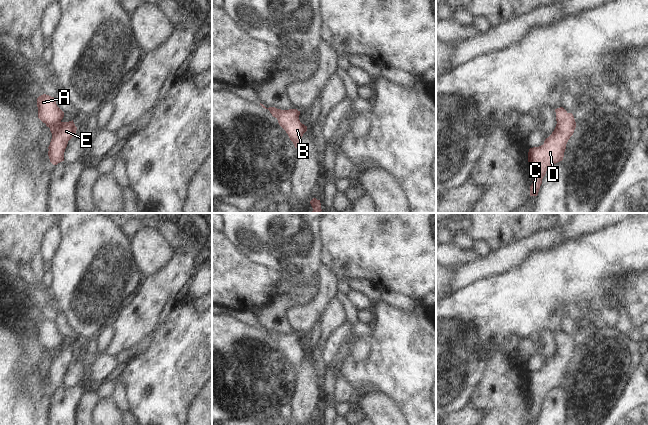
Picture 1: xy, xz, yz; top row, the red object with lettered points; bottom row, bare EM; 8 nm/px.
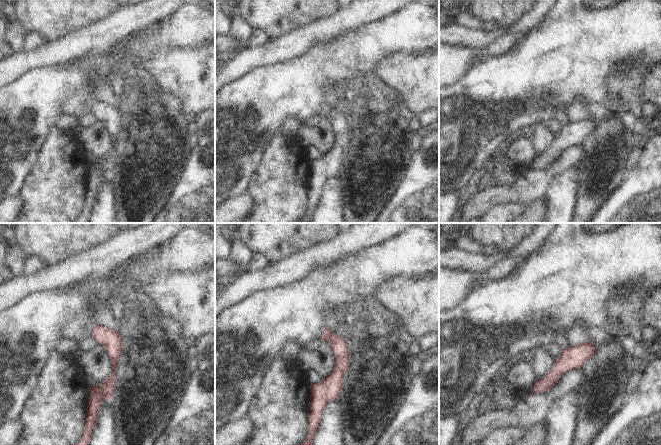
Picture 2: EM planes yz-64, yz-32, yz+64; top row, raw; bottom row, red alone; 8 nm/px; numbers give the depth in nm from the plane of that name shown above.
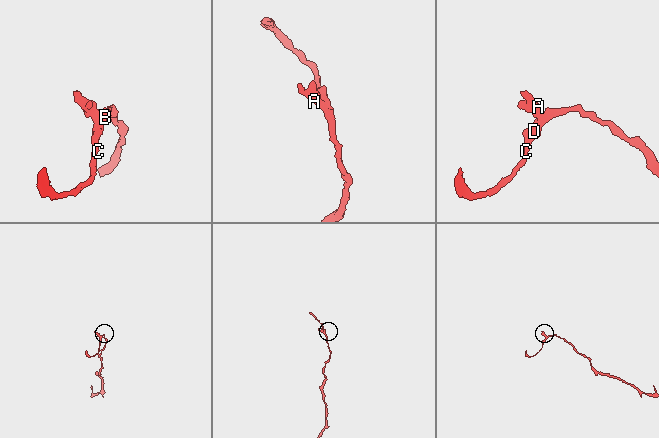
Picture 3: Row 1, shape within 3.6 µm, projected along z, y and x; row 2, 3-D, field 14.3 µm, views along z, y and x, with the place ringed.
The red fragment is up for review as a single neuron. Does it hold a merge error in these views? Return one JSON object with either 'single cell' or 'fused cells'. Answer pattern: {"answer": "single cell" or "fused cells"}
{"answer": "single cell"}

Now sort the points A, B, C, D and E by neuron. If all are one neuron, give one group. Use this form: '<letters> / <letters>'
A B C D E

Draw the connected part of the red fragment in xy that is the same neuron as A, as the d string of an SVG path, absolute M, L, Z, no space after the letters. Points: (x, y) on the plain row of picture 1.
M43 318L37 322L38 342L50 352L52 363L48 380L53 389L64 385L68 365L76 358L73 344L62 346L64 336L57 330L54 321Z

